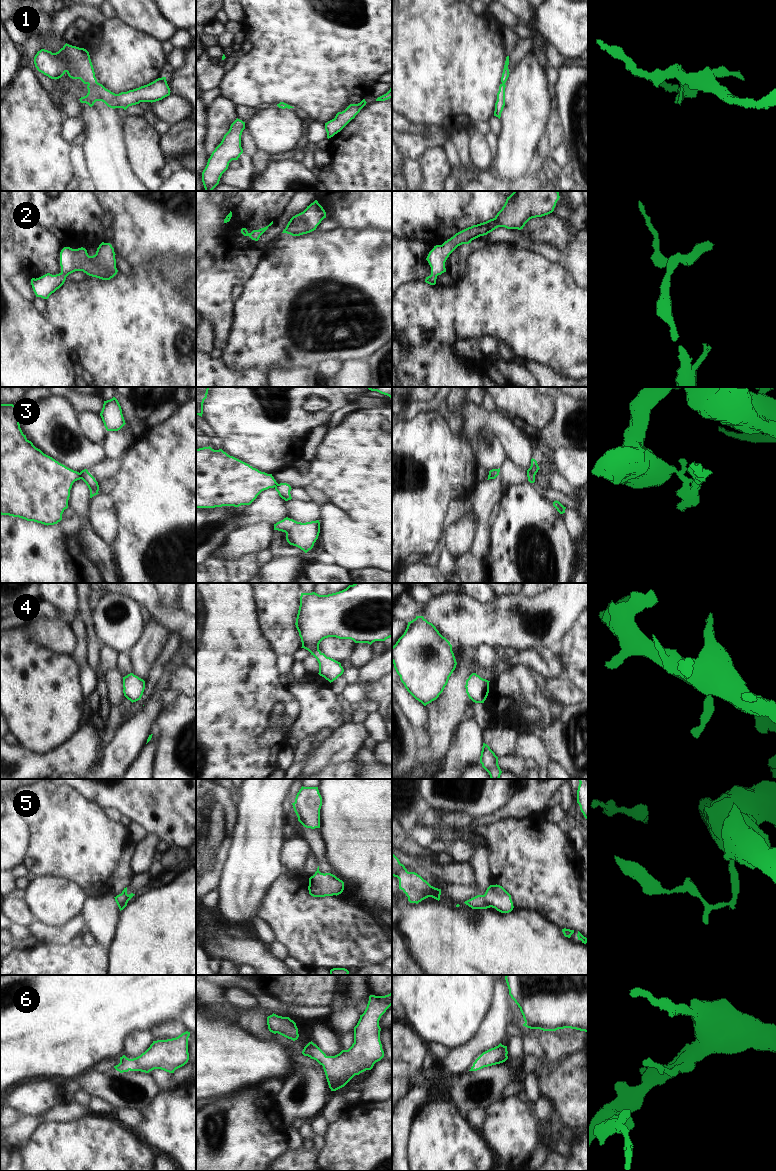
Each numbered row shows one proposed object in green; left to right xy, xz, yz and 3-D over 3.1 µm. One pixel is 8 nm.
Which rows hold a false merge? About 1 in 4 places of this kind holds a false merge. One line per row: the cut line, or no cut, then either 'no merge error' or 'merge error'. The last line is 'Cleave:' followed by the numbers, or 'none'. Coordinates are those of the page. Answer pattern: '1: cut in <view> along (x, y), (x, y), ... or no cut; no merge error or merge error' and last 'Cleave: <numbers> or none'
1: no cut; no merge error
2: no cut; no merge error
3: cut in xy along (79, 473), (82, 478); merge error
4: no cut; no merge error
5: no cut; no merge error
6: no cut; no merge error
Cleave: 3

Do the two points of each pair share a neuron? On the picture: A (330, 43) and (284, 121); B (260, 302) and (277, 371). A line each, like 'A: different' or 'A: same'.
A: different
B: different

